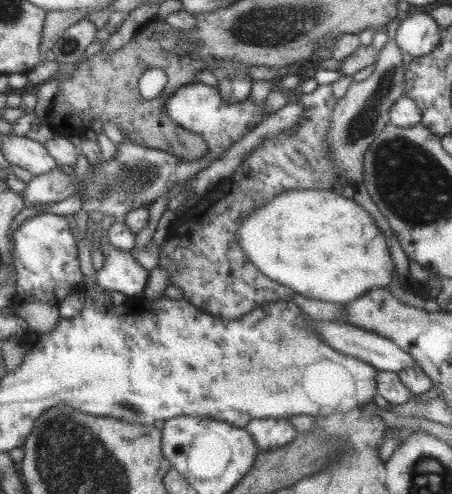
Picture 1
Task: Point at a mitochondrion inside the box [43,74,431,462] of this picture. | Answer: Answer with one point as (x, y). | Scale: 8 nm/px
(130, 180)

